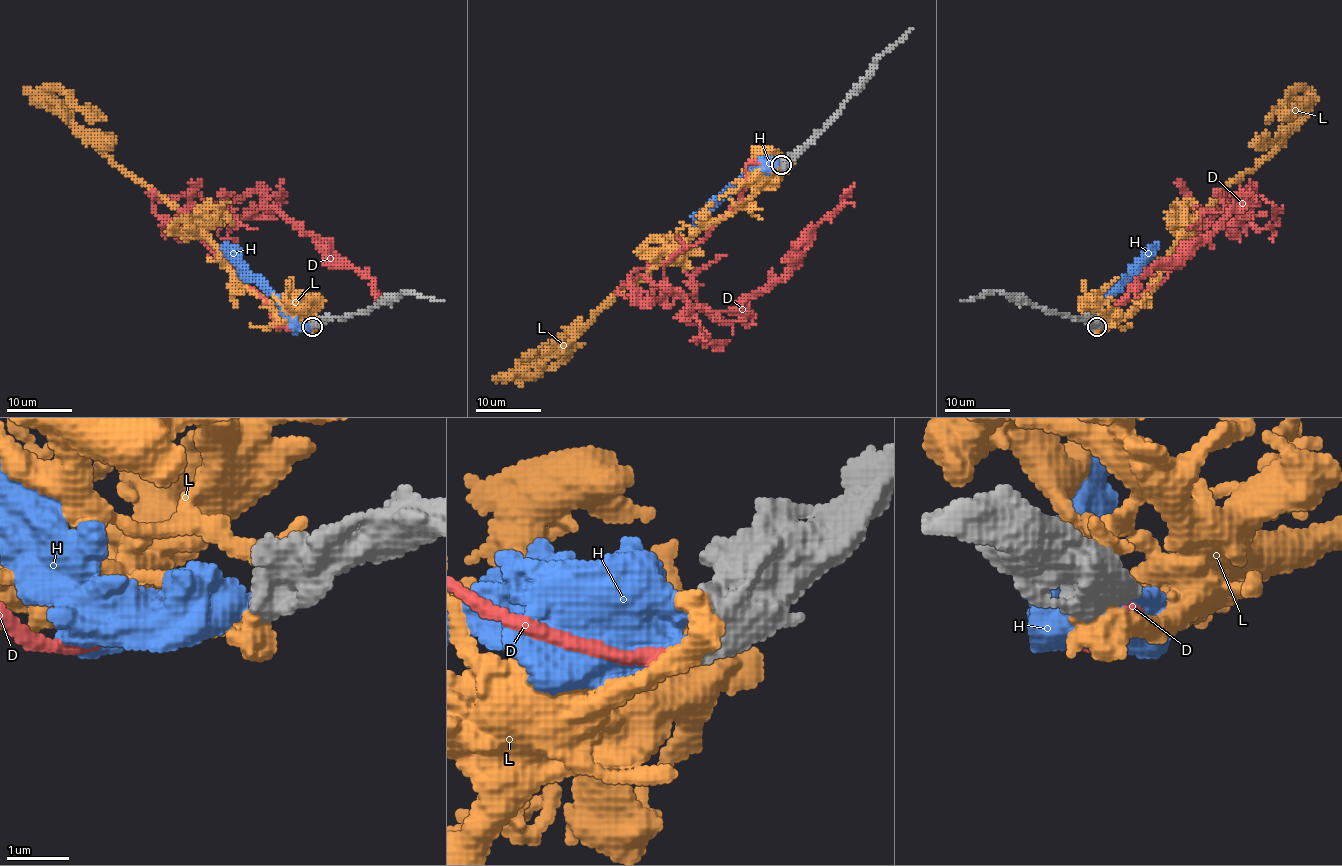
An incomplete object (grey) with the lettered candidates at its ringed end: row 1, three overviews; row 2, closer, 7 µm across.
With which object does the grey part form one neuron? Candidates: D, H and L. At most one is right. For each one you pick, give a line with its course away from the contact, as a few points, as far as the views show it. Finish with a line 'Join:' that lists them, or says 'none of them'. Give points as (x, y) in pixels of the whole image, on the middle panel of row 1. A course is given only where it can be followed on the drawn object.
H: Its course: (781, 166), (753, 166), (692, 226)
Join: H

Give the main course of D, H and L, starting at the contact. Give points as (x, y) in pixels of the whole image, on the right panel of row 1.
D: (1099, 326), (1132, 311), (1196, 234), (1234, 224), (1242, 210), (1142, 274), (1116, 305)
H: (1098, 326), (1098, 308), (1158, 241)
L: (1098, 326), (1117, 323), (1150, 290), (1196, 219), (1298, 123), (1308, 105), (1304, 91), (1296, 88), (1267, 121)

